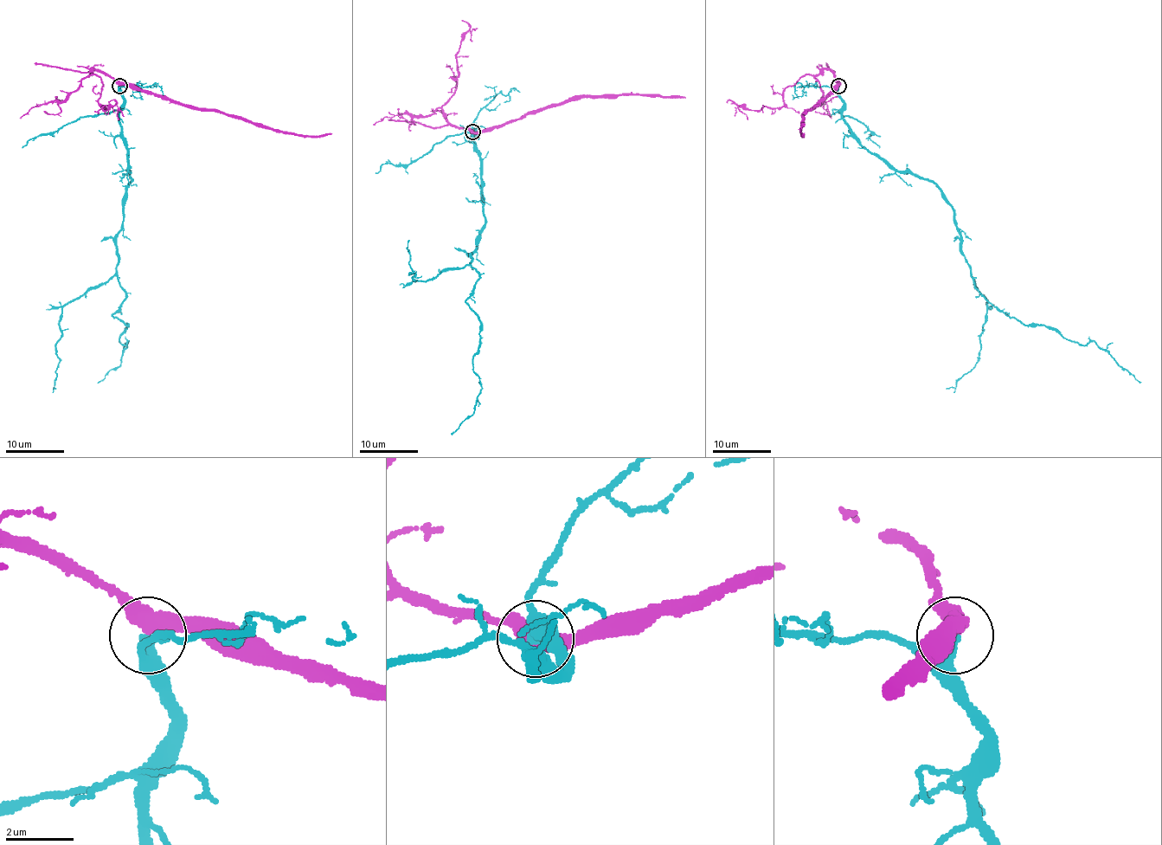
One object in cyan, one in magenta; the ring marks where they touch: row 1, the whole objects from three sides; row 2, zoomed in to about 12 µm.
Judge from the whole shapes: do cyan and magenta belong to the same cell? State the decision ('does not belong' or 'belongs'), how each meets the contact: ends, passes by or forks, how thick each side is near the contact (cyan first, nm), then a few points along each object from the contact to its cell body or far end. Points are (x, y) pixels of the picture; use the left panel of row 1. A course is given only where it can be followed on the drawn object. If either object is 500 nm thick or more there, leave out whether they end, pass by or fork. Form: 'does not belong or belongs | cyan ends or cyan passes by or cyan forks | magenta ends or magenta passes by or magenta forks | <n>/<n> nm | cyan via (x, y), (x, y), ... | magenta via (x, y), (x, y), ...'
belongs | cyan passes by | magenta passes by | 240/440 nm | cyan via (119, 87), (131, 183), (117, 235), (125, 299), (112, 315), (128, 341), (98, 382) | magenta via (119, 87), (136, 87), (168, 98), (176, 104), (240, 115), (284, 132), (309, 136), (332, 133)

